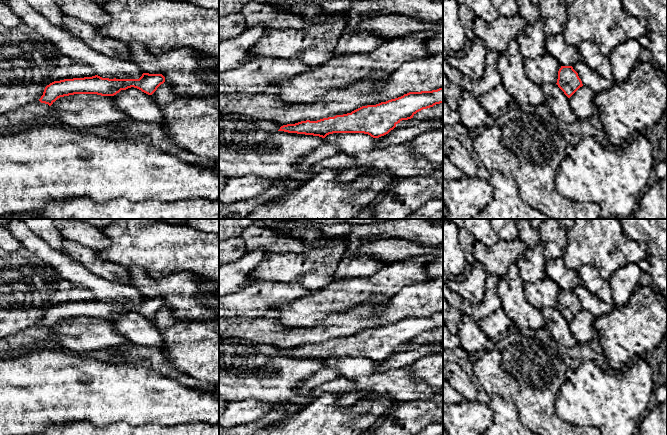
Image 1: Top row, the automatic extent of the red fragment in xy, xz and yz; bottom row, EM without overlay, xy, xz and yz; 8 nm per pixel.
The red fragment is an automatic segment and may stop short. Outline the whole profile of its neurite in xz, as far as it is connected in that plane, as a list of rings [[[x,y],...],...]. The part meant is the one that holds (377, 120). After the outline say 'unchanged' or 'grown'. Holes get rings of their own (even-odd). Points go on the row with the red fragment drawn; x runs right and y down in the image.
[[[443,88],[409,92],[376,105],[362,106],[351,113],[283,125],[278,131],[322,138],[333,133],[364,133],[379,138],[388,134],[402,120],[411,119],[417,112],[440,103],[443,103]]]; unchanged

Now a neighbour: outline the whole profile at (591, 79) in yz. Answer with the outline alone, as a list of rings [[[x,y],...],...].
[[[578,61],[573,66],[578,73],[584,87],[589,88],[595,94],[610,89],[616,82],[599,75],[586,63]]]

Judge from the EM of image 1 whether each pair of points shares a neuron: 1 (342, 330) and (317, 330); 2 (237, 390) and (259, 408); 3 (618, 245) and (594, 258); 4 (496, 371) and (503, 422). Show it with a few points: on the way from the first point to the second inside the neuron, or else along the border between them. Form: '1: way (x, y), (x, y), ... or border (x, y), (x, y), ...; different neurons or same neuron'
1: way (336, 330), (323, 330); same neuron
2: border (229, 401), (257, 399), (271, 403); different neurons
3: way (612, 249), (603, 249), (600, 252); same neuron
4: border (491, 396), (498, 395), (510, 400), (517, 413); different neurons

